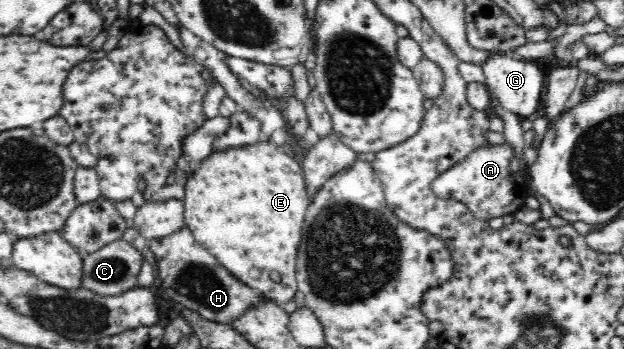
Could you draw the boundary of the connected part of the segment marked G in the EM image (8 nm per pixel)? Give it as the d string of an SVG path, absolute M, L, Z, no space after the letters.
M493 52L482 65L482 70L486 79L486 85L490 88L490 93L496 97L500 105L524 118L533 118L537 115L537 109L541 105L541 89L545 87L545 79L541 69L529 59L520 60Z

